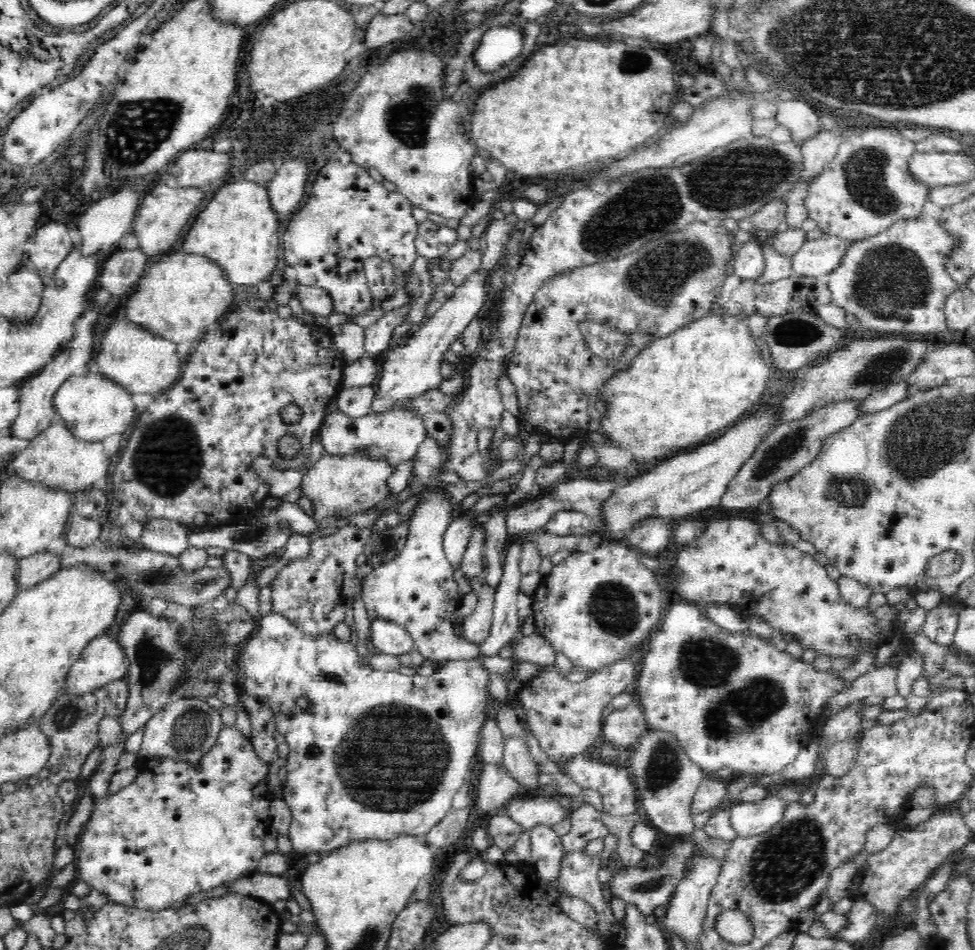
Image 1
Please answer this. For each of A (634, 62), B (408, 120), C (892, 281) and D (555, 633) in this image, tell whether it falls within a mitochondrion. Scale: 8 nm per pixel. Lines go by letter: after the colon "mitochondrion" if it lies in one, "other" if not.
A: mitochondrion
B: mitochondrion
C: mitochondrion
D: other

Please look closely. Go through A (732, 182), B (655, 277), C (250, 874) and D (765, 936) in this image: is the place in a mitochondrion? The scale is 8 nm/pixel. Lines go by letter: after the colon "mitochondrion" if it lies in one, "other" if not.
A: mitochondrion
B: mitochondrion
C: other
D: other

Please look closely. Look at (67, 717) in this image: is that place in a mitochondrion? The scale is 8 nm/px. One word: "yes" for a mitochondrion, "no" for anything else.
yes

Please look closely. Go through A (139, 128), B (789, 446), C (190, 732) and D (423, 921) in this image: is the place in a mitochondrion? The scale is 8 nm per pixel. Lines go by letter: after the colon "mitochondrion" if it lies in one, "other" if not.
A: mitochondrion
B: mitochondrion
C: mitochondrion
D: other

